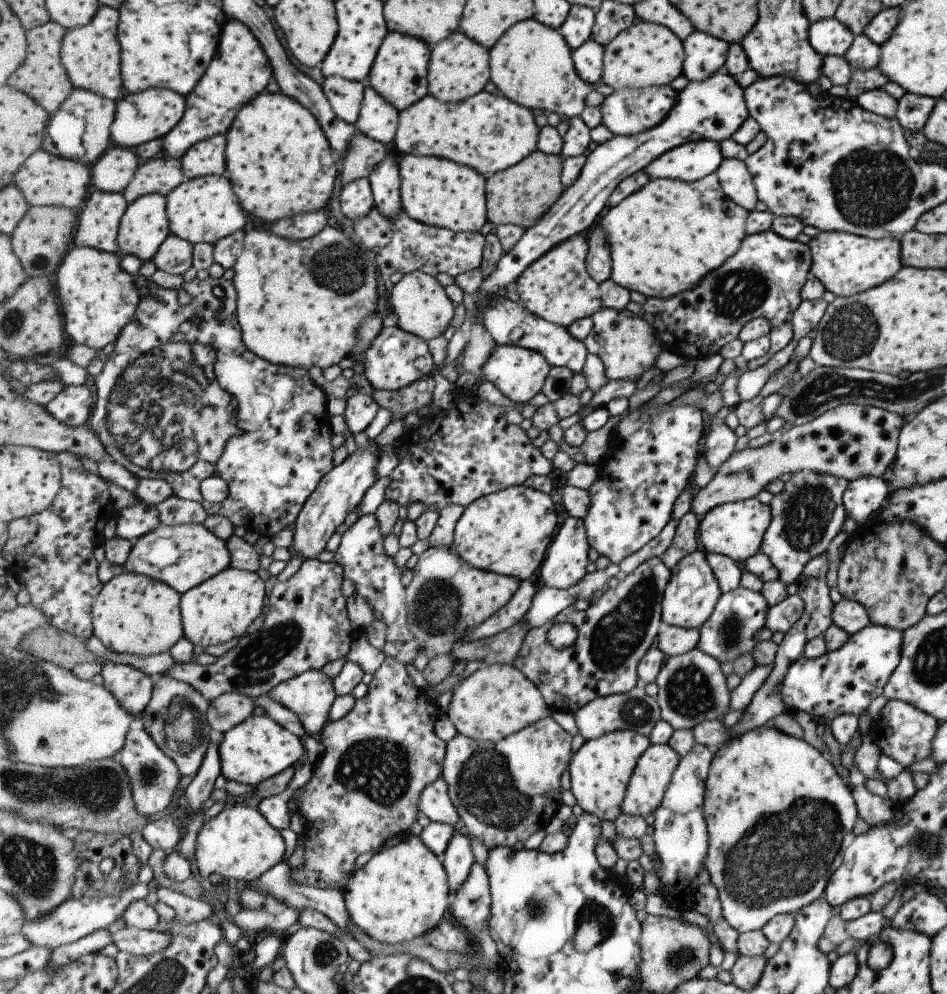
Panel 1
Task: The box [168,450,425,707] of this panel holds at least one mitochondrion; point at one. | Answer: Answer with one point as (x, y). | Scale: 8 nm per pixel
(254, 661)

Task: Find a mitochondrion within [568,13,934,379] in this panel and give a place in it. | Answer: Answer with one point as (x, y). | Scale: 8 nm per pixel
(871, 188)

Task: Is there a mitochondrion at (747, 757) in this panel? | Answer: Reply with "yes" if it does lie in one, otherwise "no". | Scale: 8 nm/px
no

